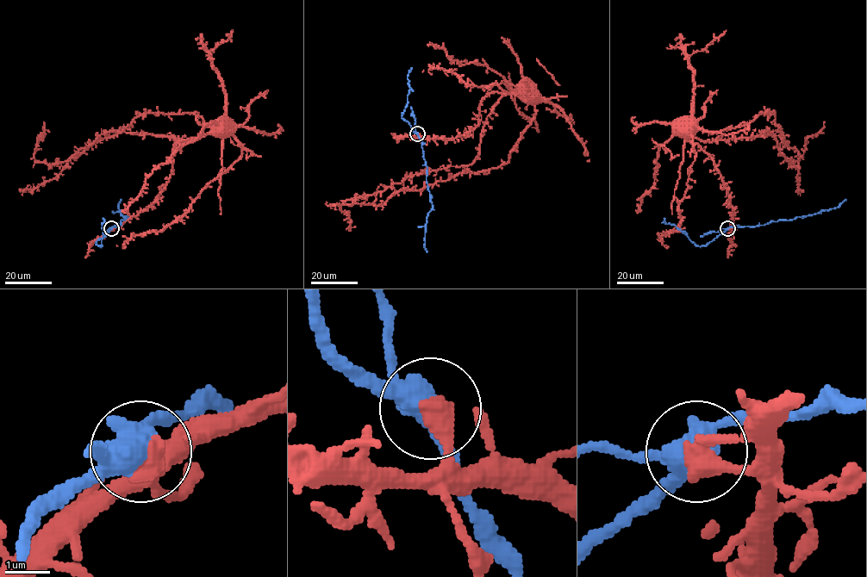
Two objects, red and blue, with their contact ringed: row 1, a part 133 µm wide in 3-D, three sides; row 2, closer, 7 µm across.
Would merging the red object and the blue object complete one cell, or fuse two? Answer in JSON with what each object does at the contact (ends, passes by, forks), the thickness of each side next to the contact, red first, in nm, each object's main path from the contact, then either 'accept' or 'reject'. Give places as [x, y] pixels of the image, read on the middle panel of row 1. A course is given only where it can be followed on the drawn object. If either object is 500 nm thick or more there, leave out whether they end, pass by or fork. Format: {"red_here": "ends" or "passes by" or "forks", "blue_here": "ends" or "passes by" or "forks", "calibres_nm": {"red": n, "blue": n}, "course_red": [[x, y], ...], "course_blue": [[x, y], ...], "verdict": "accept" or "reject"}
{"calibres_nm": {"red": 550, "blue": 440}, "course_red": [[417, 133], [427, 139], [454, 139], [467, 134], [478, 124], [479, 104], [489, 94], [515, 93], [522, 86]], "course_blue": [[417, 133], [427, 167], [427, 183], [432, 204], [425, 225], [427, 251]], "verdict": "reject"}

